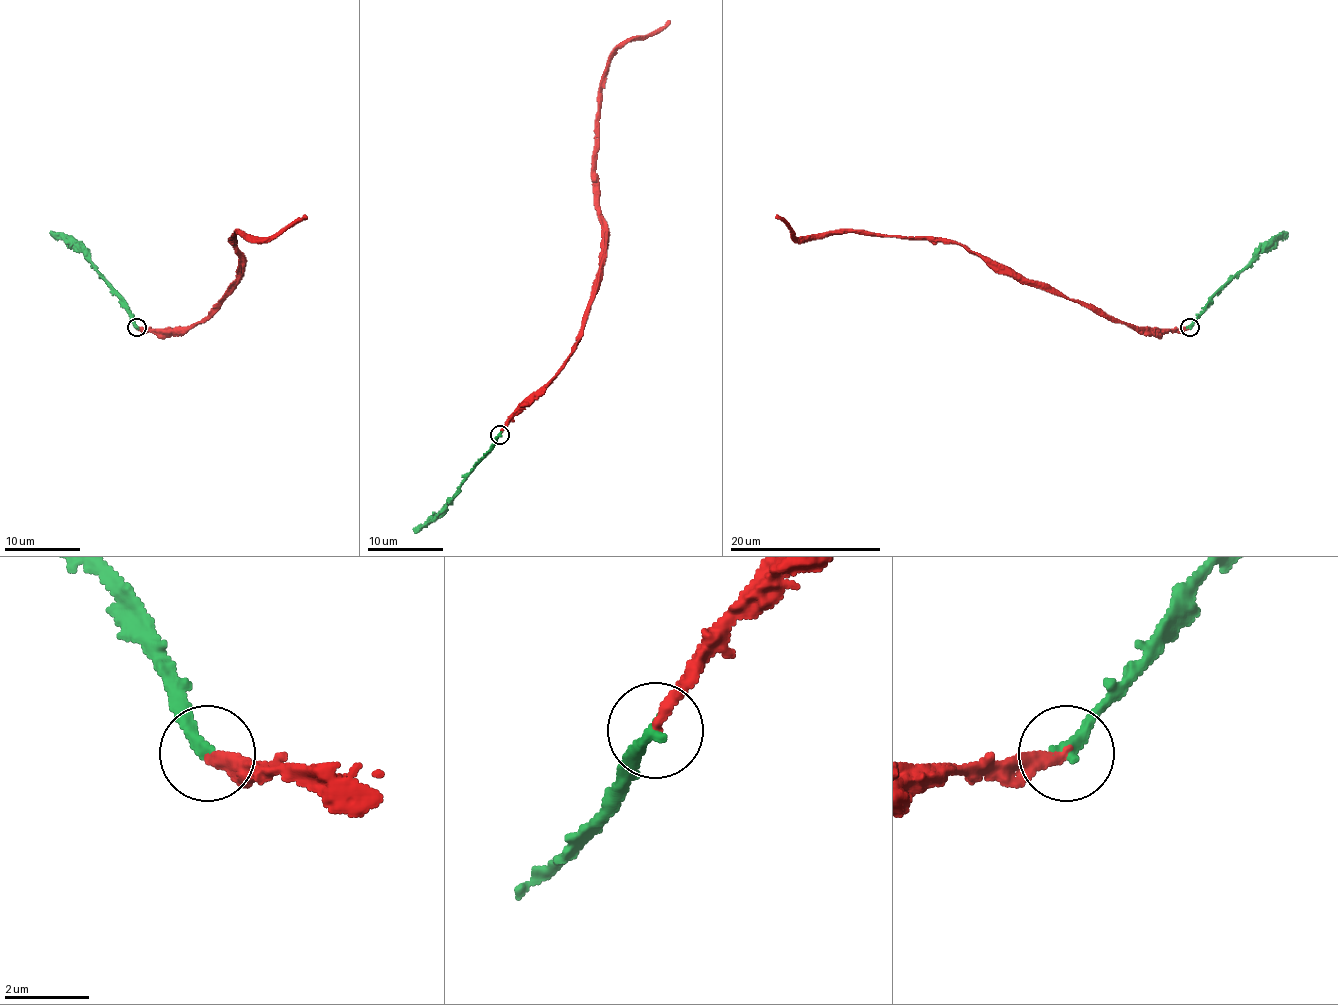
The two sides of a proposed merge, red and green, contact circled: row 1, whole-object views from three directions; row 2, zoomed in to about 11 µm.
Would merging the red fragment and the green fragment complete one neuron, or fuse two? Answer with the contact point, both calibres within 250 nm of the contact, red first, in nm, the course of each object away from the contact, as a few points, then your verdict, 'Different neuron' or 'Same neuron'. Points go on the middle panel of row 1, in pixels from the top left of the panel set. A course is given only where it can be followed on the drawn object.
Place: (499, 434). Thickness 280 nm (red) against 320 nm. Course of red: (500, 435), (577, 340), (598, 284), (596, 115), (608, 59), (623, 42), (645, 38), (670, 21). Course of green: (500, 435), (464, 478), (460, 490), (413, 531). Same neuron

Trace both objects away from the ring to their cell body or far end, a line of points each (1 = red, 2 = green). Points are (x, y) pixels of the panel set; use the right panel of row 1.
1: (1190, 327), (1131, 328), (1095, 308), (1027, 285), (1014, 274), (957, 243), (857, 232), (797, 238), (776, 217)
2: (1190, 327), (1209, 300), (1267, 245), (1286, 232)

